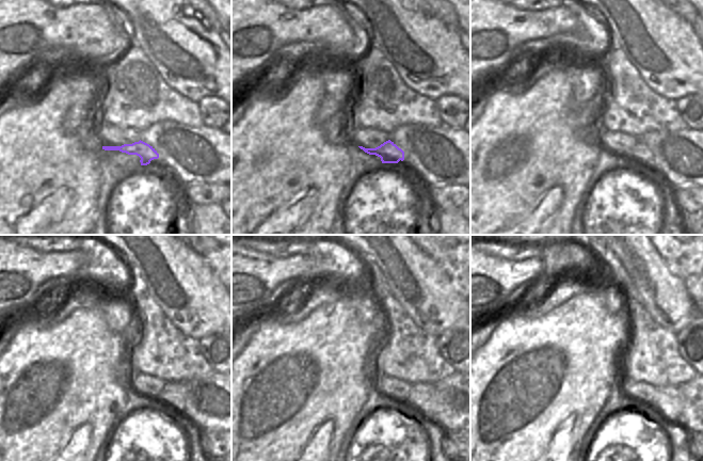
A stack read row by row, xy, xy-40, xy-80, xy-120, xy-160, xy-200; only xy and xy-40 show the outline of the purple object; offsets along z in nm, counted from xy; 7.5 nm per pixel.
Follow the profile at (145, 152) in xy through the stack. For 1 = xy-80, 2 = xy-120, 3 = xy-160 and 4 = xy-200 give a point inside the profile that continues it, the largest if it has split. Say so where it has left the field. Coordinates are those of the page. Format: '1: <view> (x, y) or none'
1: xy-80 (640, 154)
2: xy-120 (173, 395)
3: xy-160 (420, 399)
4: xy-200 (667, 402)

